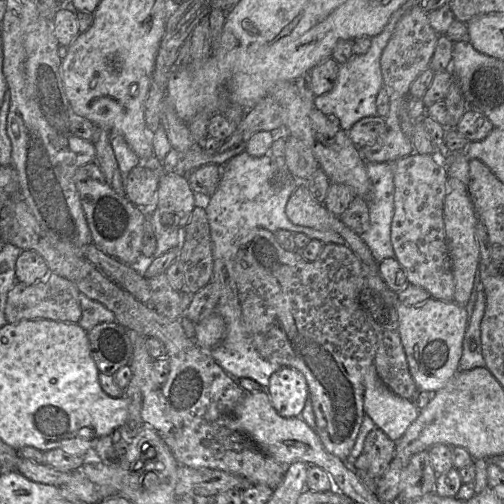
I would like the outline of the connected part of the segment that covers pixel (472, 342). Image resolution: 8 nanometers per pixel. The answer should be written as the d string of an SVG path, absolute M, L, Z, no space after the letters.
M480 280L477 296L473 302L473 313L466 326L463 351L459 361L459 371L485 367L481 344L481 322L484 316L485 306L486 298L484 287Z

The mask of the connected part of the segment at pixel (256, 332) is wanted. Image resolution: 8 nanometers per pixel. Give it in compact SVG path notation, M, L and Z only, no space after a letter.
M254 228L240 240L240 246L234 262L234 280L238 290L244 326L253 341L255 349L263 359L282 367L294 368L304 375L308 384L316 420L315 431L322 445L329 453L343 461L347 461L365 415L364 376L369 366L374 363L378 345L377 335L359 305L359 293L362 287L361 260L346 244L326 243L316 260L307 261L298 250L290 252L283 249L276 240L274 233L264 228Z

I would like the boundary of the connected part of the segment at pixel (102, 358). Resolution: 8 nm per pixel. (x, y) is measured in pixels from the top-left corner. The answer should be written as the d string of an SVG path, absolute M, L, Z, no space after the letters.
M102 322L87 332L90 352L98 370L114 375L118 369L130 364L132 345L128 330L115 322Z

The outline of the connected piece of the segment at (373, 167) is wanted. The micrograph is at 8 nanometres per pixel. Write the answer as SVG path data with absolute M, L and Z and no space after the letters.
M366 162L372 183L369 206L370 227L361 234L377 262L395 257L391 241L391 224L394 216L394 172L390 162Z

